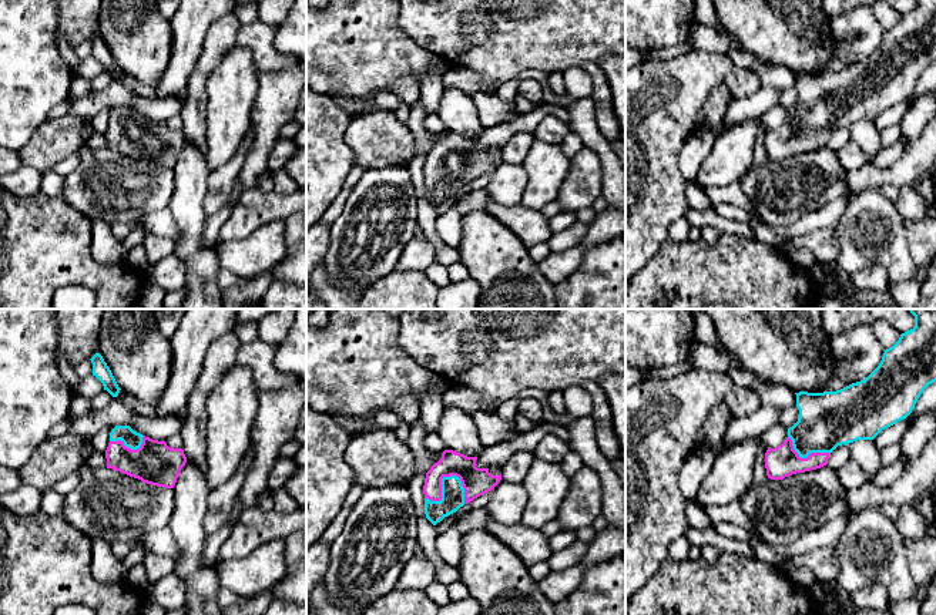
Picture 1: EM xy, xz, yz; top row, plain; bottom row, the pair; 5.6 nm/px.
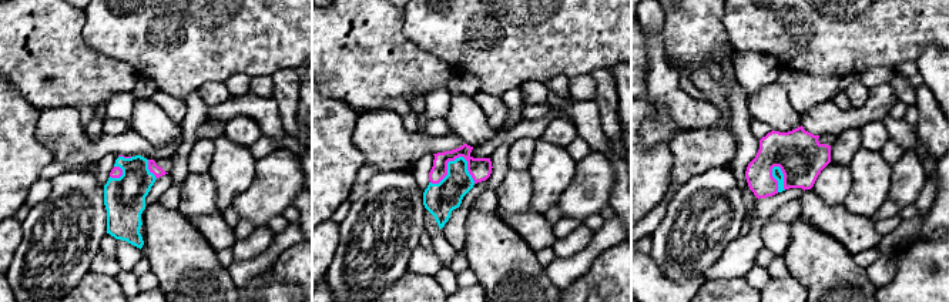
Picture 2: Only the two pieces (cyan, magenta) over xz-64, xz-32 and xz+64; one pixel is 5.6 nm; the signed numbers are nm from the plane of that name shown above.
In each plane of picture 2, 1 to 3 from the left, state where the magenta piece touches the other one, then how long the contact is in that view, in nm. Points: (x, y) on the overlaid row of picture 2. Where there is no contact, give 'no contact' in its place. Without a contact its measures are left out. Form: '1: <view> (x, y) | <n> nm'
1: xz-64 (148, 170) | 120 nm
2: xz-32 (455, 160) | 260 nm
3: xz+64 (774, 177) | 160 nm

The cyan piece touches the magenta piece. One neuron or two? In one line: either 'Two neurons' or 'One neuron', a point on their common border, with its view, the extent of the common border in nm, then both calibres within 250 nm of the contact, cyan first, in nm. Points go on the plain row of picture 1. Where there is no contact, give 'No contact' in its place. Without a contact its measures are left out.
One neuron. Touches cyan at xz (442, 164). Shared border 240 nm. Thickness 130 nm (cyan) against 160 nm

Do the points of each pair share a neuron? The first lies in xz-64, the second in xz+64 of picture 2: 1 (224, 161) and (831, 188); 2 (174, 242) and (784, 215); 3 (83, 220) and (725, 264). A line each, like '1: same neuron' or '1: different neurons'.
1: different neurons
2: different neurons
3: different neurons

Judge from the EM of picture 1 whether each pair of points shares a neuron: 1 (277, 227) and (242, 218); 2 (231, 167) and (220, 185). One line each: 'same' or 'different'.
1: different
2: same

